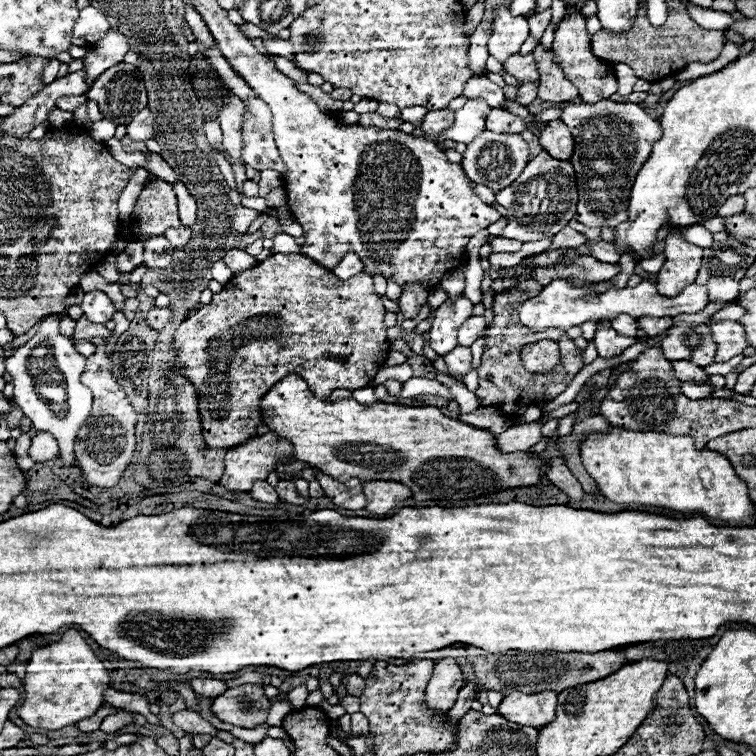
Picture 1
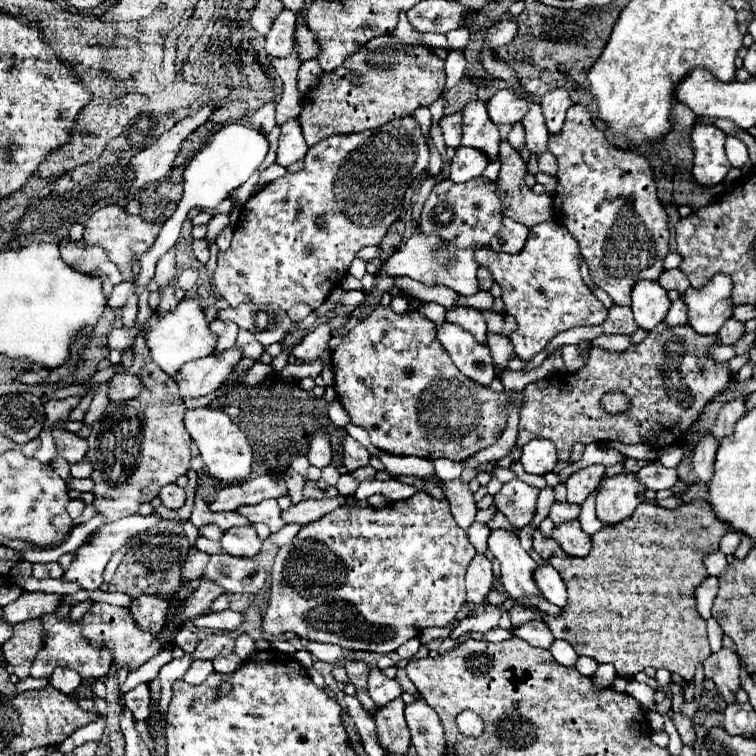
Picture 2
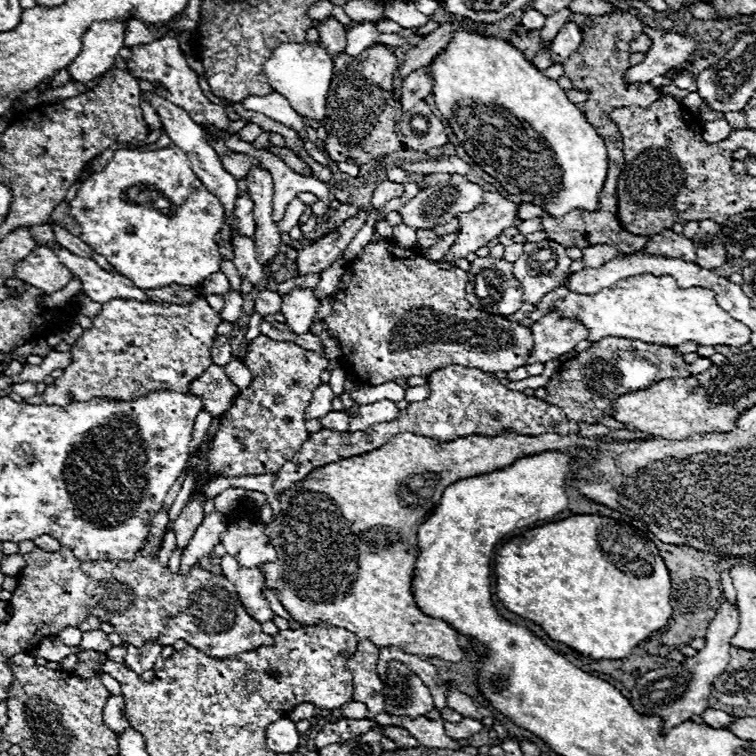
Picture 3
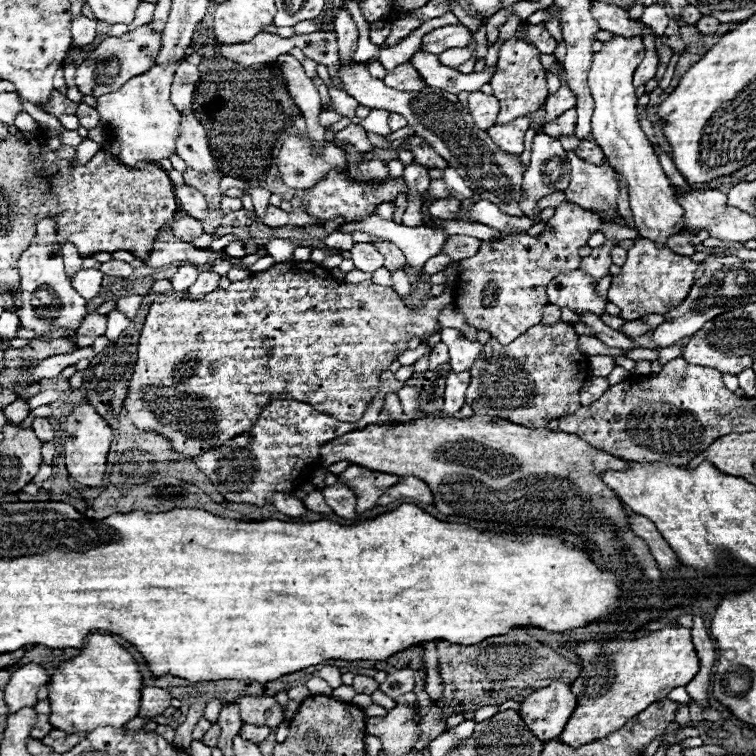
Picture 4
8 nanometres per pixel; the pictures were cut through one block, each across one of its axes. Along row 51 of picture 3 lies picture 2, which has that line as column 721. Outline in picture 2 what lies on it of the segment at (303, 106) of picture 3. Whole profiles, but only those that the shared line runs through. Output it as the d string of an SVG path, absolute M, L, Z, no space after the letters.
M724 274L714 276L704 288L690 288L682 300L688 304L690 326L698 334L716 334L720 326L730 318L732 280Z

